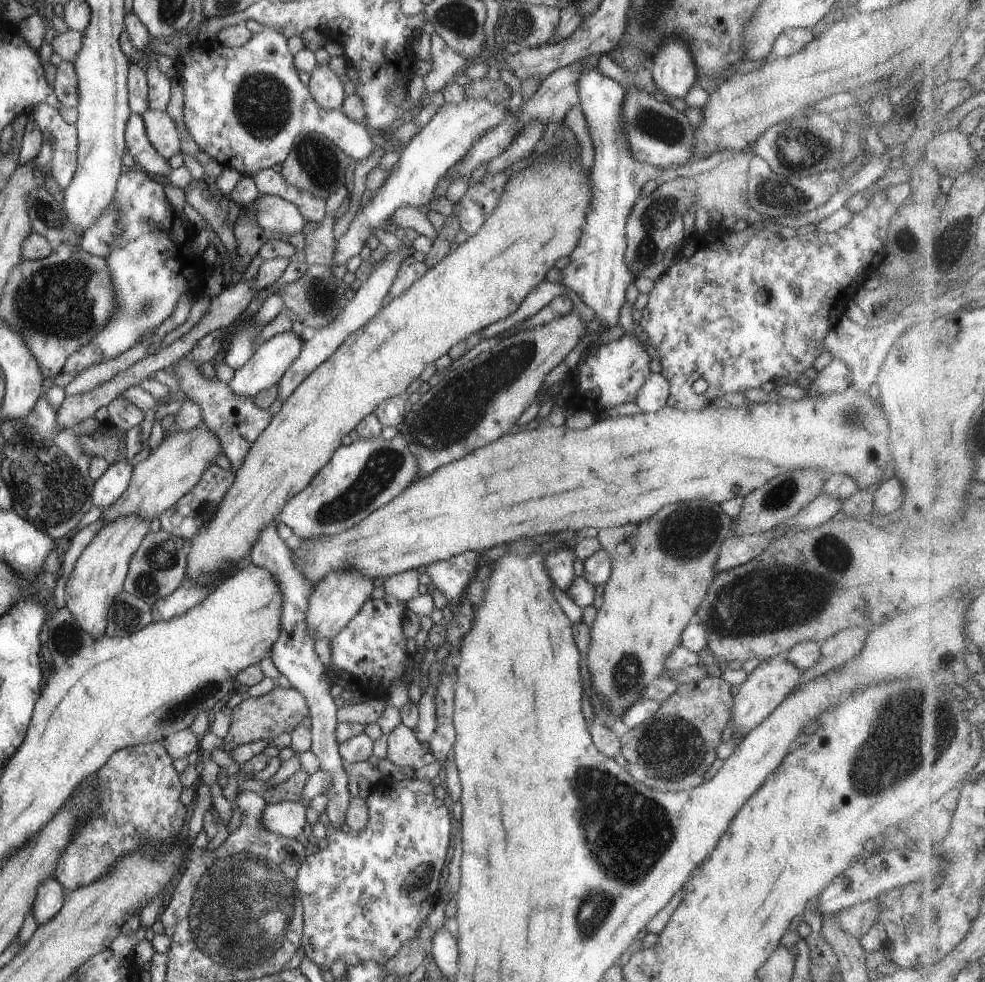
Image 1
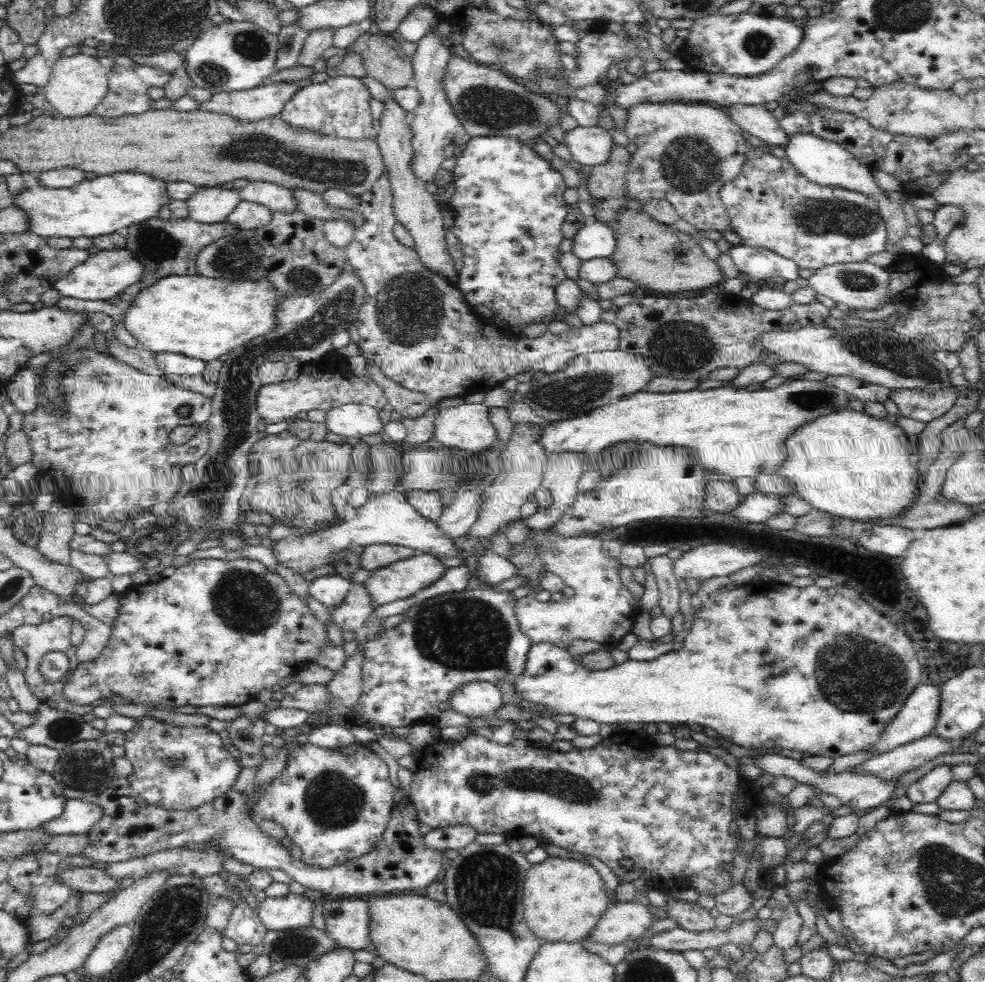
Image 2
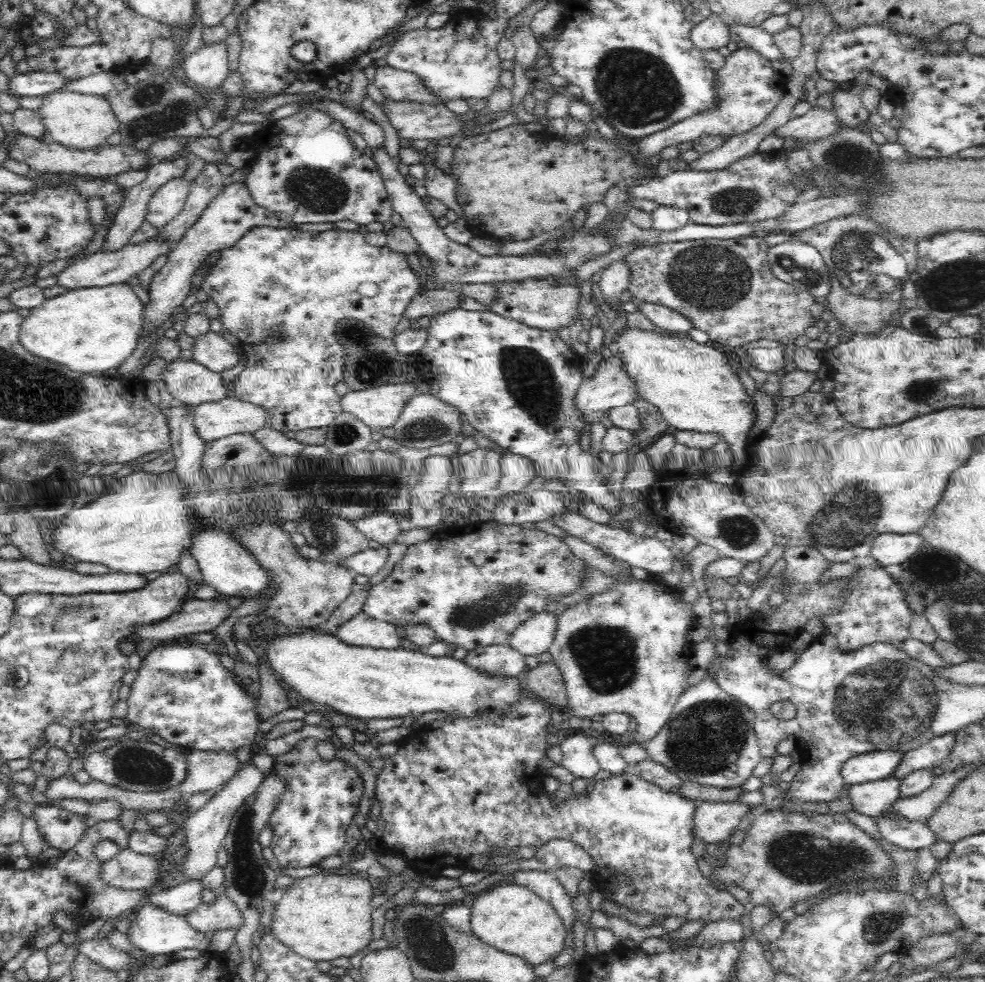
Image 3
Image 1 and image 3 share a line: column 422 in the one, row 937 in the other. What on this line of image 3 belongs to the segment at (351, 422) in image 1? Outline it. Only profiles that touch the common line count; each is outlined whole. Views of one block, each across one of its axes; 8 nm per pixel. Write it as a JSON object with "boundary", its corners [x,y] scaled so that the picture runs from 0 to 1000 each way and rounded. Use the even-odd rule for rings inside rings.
{"boundary":[[[323,889],[298,895],[293,903],[282,909],[282,919],[276,931],[275,951],[296,969],[321,980],[339,978],[345,974],[355,976],[377,962],[378,914],[376,898],[360,891],[337,891]]]}

